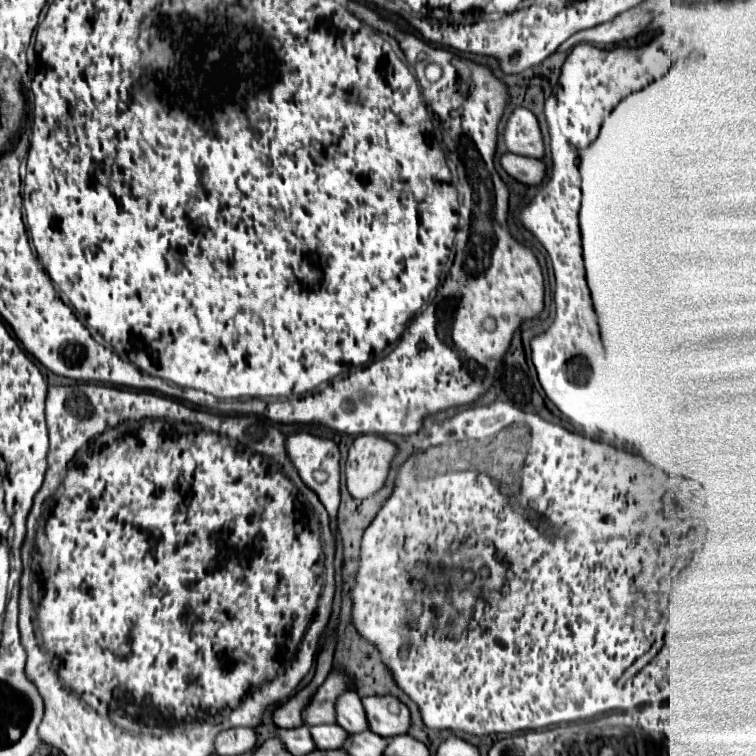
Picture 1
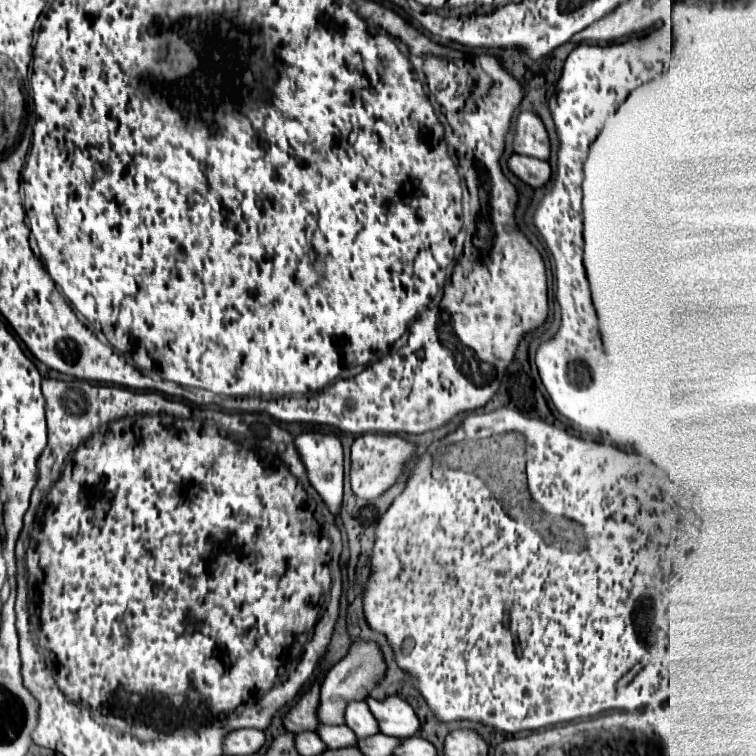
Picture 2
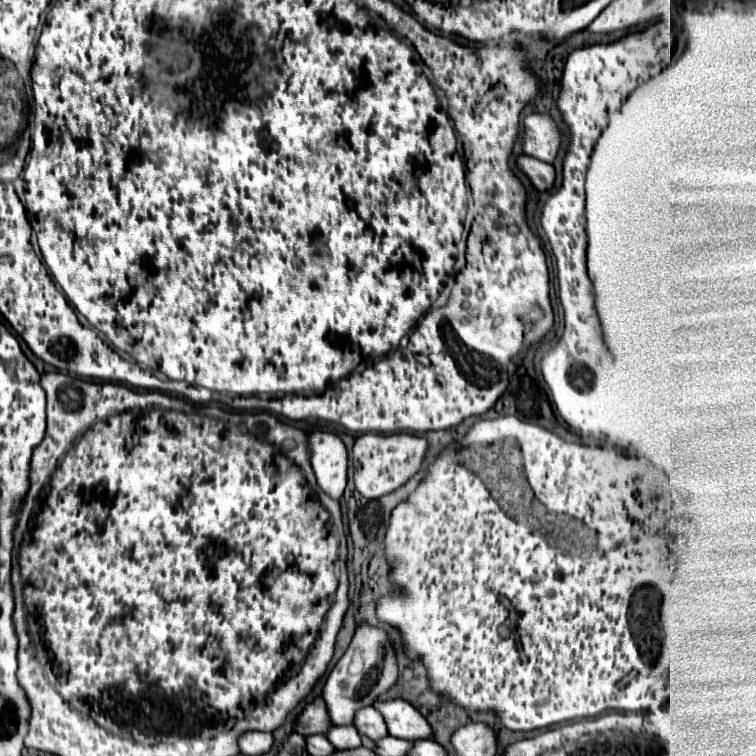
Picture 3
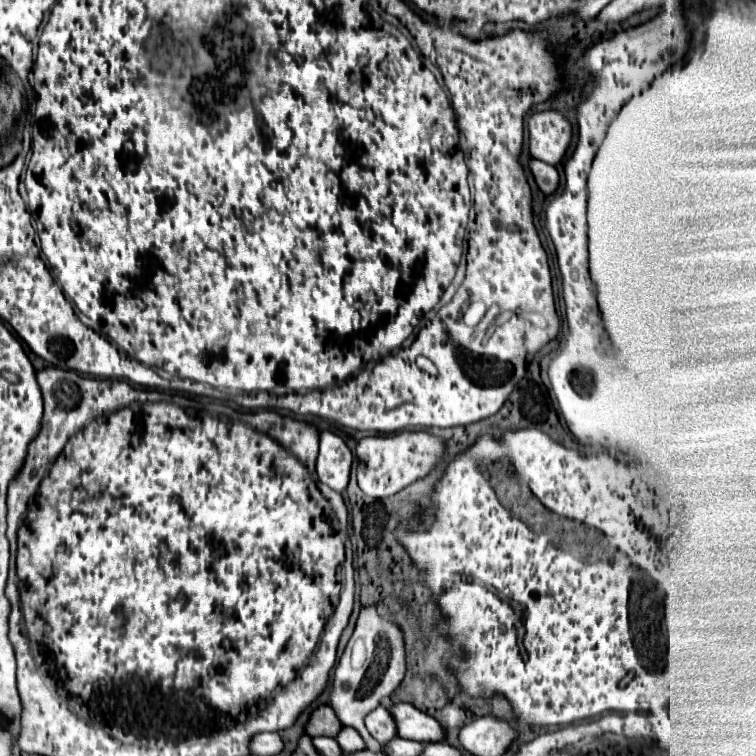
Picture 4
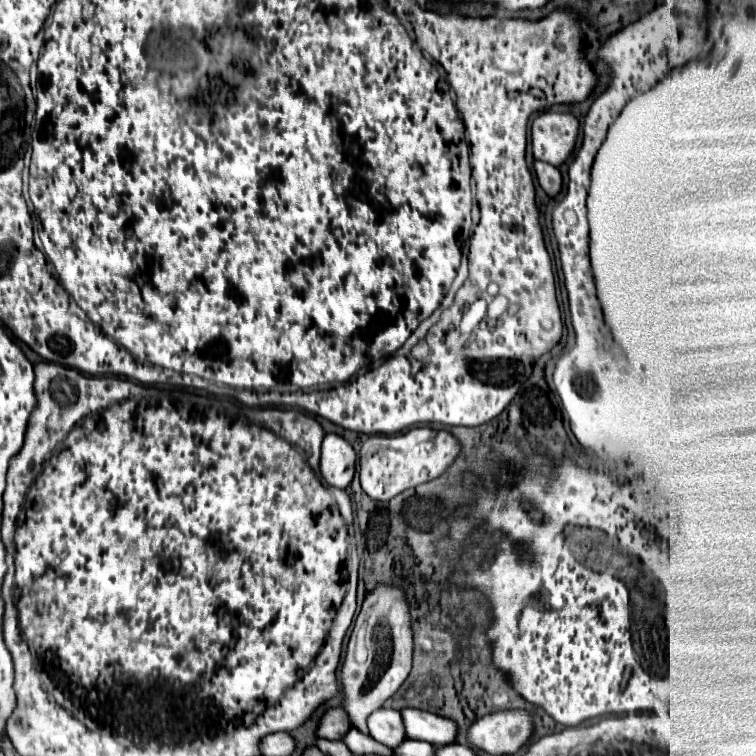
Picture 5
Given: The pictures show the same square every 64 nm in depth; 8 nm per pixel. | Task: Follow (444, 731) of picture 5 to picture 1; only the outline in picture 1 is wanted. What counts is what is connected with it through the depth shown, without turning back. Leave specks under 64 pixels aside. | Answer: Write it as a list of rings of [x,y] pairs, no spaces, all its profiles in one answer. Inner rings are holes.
[[[366,696],[362,698],[366,720],[370,730],[378,736],[390,738],[396,734],[406,734],[410,726],[408,708],[394,696]]]

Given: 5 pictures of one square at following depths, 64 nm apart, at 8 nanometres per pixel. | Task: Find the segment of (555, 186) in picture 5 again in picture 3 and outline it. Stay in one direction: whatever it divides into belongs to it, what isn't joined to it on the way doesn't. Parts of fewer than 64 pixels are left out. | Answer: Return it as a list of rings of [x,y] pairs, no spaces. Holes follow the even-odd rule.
[[[520,156],[516,160],[518,168],[528,176],[528,180],[538,188],[538,190],[548,190],[552,184],[554,184],[554,168],[552,164],[548,162],[542,162],[542,160],[536,160],[532,156]]]

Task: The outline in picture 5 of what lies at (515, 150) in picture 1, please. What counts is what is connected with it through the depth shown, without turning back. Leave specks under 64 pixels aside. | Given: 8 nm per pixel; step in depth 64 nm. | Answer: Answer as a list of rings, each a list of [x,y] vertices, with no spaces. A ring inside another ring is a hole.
[[[542,112],[532,122],[532,152],[536,160],[560,166],[574,150],[578,120],[572,114]]]

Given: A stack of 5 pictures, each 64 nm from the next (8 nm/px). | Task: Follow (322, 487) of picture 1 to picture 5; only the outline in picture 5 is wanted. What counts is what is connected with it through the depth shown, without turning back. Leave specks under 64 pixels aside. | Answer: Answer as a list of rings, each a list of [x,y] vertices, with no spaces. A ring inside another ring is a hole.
[[[326,434],[322,442],[320,456],[320,474],[334,488],[348,488],[354,476],[356,452],[354,448],[338,434]]]

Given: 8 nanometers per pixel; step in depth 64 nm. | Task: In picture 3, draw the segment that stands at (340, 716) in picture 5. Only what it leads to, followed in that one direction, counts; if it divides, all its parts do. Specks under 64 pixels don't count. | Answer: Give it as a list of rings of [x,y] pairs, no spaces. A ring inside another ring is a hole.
[[[316,696],[312,702],[308,702],[294,722],[294,730],[302,736],[324,734],[328,728],[330,728],[330,720],[328,720],[326,704],[320,696]]]

